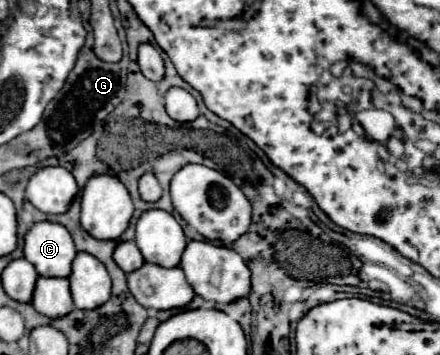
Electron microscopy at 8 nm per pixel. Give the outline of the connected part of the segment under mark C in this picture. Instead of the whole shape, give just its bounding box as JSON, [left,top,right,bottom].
[23,222,75,276]

